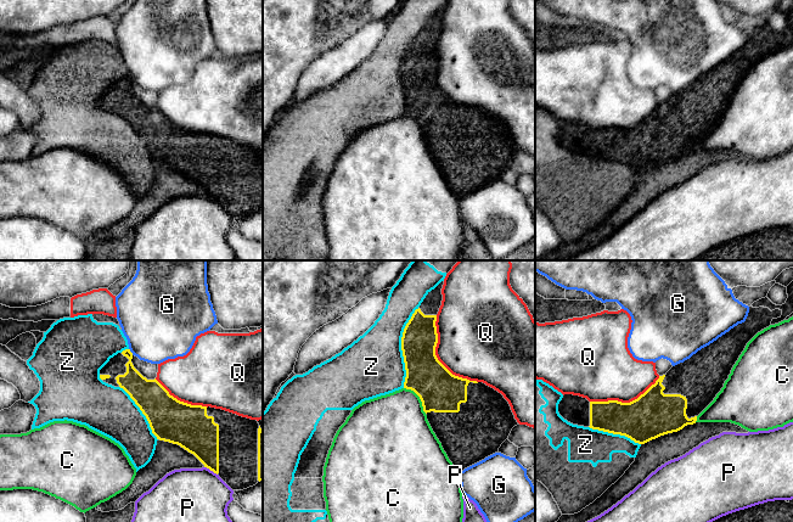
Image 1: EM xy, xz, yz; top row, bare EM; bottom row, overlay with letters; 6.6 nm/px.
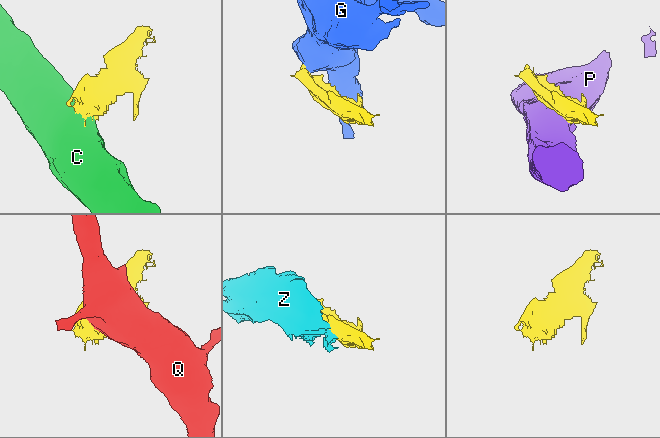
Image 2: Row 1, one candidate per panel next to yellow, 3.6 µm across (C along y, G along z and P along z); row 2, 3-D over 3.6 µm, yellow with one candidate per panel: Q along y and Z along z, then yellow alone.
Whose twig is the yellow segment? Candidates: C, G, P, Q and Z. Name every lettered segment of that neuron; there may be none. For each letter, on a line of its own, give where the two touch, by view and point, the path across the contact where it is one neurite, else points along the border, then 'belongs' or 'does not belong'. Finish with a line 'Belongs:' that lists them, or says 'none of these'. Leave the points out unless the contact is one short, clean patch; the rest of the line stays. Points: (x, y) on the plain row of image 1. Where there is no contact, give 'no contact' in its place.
C: contact xz (420, 125); does not belong
G: contact xy (130, 79); border xy (129, 76), (133, 82); does not belong
P: contact xy (211, 197); border xy (204, 194), (217, 202); does not belong
Q: contact xz (436, 84); does not belong
Z: contact xz (401, 74); does not belong
Belongs: none of these

